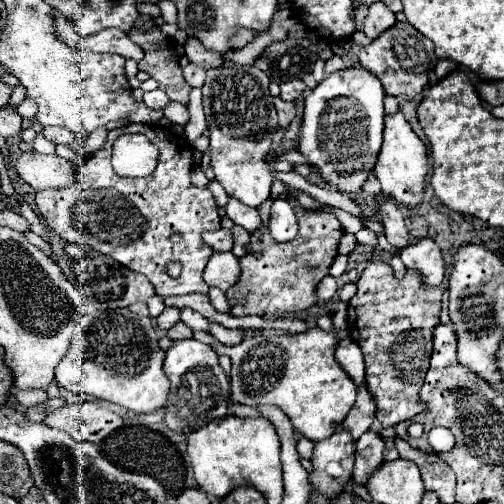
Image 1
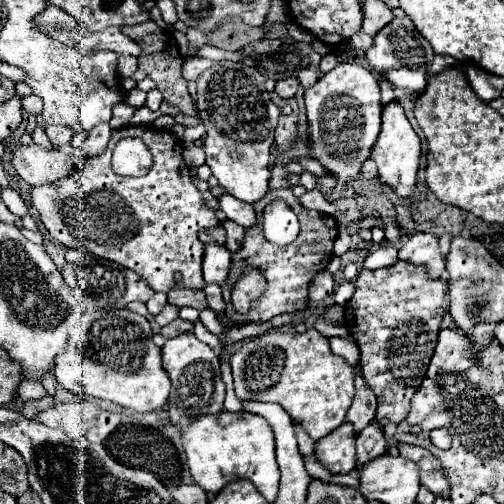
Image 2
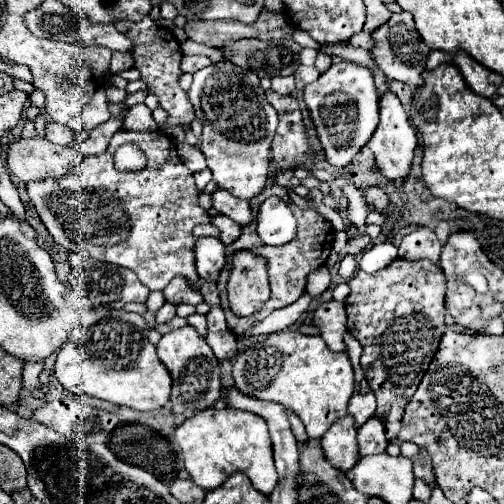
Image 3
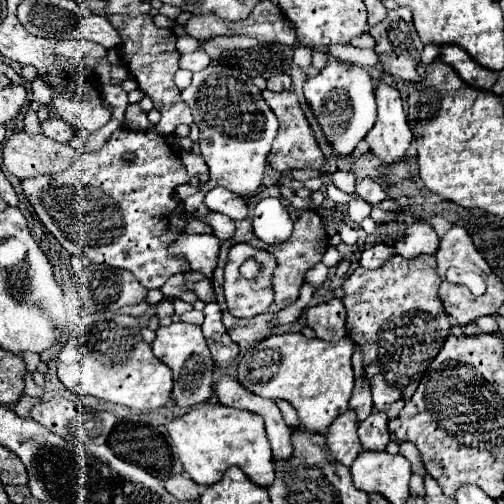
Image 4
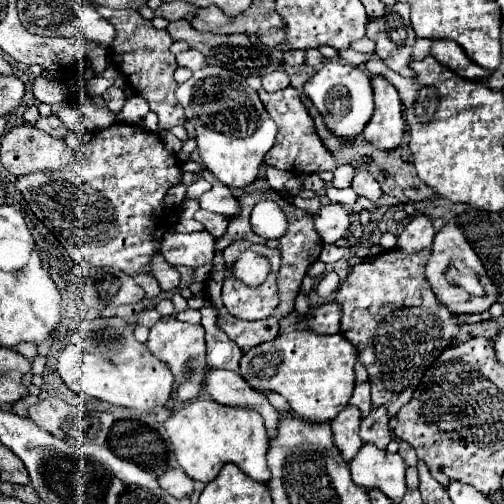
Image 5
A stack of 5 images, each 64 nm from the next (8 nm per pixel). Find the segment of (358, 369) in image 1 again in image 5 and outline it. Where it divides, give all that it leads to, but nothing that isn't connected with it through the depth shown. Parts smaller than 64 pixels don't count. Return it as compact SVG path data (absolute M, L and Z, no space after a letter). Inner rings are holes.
M328 302L308 314L308 326L320 334L336 334L340 332L340 308L336 302Z

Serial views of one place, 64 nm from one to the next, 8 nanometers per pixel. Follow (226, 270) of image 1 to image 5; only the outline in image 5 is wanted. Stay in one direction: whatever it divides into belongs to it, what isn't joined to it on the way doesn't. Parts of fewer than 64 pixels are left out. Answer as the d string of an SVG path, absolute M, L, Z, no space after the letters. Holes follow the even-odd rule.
M206 230L192 234L170 232L162 238L162 256L172 266L202 266L214 258L214 236Z

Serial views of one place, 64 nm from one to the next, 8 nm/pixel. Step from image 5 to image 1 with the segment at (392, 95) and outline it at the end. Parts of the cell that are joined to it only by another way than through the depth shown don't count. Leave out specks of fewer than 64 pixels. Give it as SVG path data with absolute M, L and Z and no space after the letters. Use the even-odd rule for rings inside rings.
M400 110L396 114L388 114L384 120L384 140L382 140L382 148L378 152L374 174L382 184L384 196L392 196L394 200L406 204L408 208L416 208L422 202L424 176L428 174L426 146L414 134L412 126L408 124L408 120L404 118L404 114Z

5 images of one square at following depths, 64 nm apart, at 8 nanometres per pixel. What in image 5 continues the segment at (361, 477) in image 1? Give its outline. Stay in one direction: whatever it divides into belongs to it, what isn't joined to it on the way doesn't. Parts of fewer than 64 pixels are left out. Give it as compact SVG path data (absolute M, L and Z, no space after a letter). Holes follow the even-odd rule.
M372 408L372 412L362 420L360 426L360 438L364 442L372 442L378 448L386 448L392 440L392 432L388 426L388 412L386 408Z

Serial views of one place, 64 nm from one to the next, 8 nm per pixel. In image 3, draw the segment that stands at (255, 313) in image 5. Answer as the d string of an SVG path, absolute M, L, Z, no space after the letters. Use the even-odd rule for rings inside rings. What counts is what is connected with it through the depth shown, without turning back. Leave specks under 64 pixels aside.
M238 250L234 254L228 278L230 310L236 316L252 316L268 300L270 300L270 284L268 284L266 258L250 250Z

